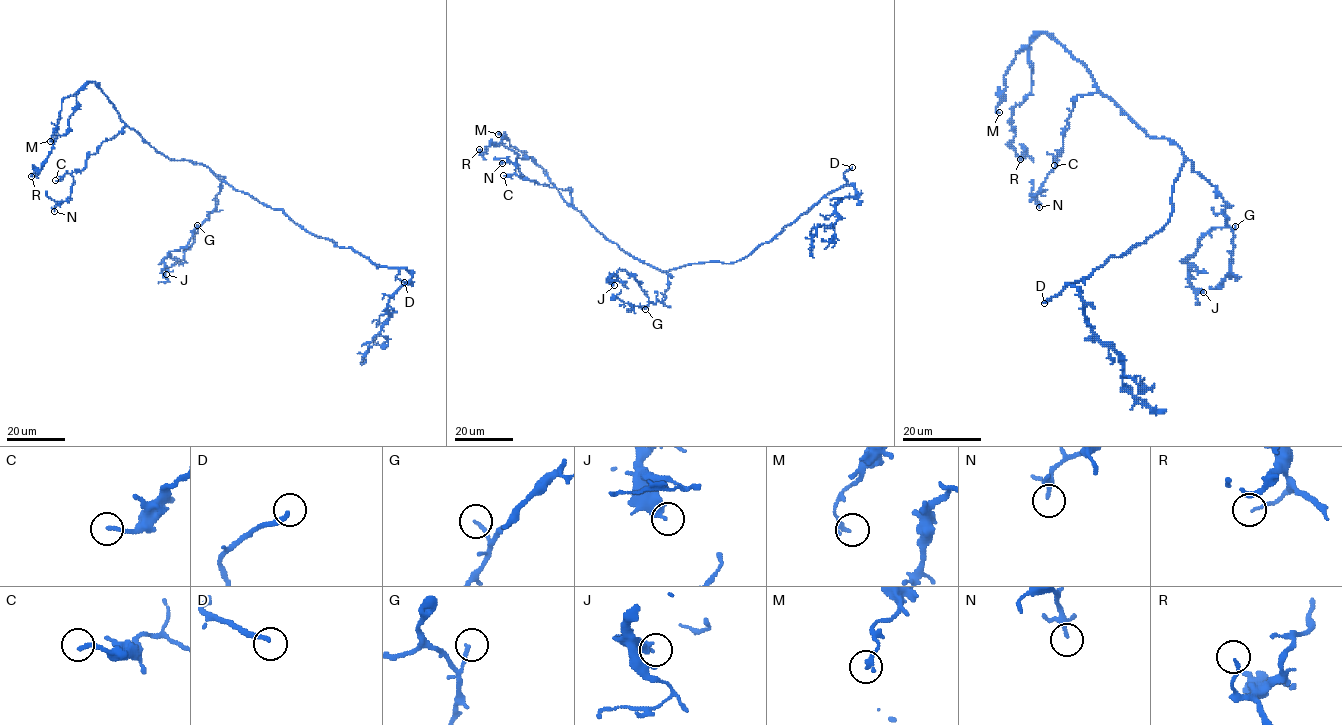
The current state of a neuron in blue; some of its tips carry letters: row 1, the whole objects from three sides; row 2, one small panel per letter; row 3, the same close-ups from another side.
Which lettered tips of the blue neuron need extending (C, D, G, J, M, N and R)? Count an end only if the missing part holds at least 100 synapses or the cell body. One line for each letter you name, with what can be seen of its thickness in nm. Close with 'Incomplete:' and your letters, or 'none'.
D: 200 nm thick
Incomplete: D

